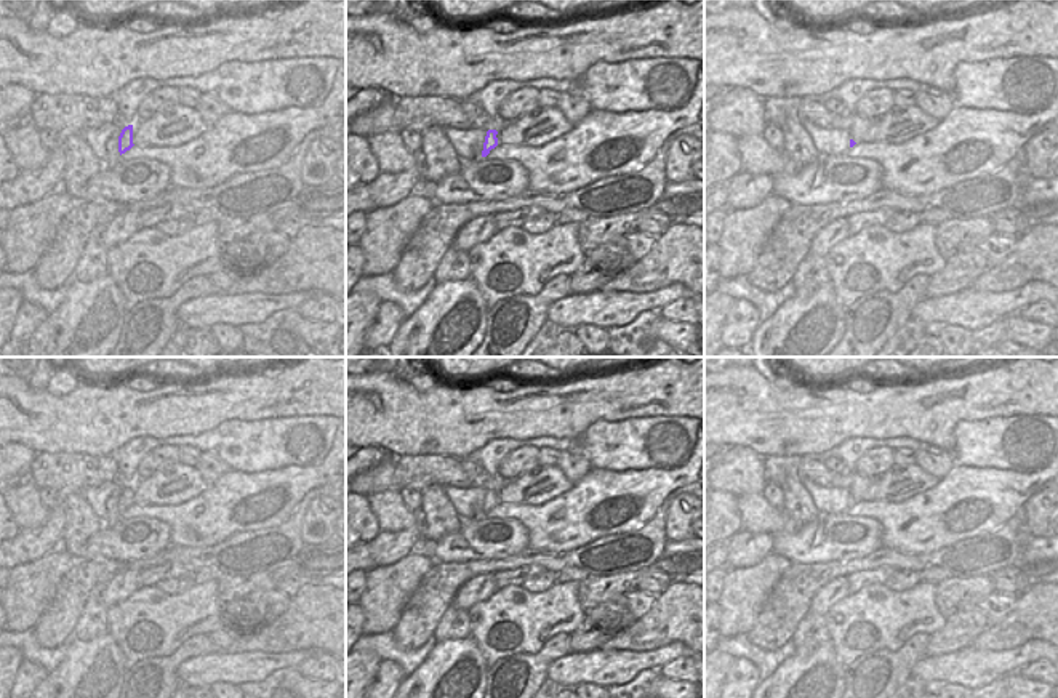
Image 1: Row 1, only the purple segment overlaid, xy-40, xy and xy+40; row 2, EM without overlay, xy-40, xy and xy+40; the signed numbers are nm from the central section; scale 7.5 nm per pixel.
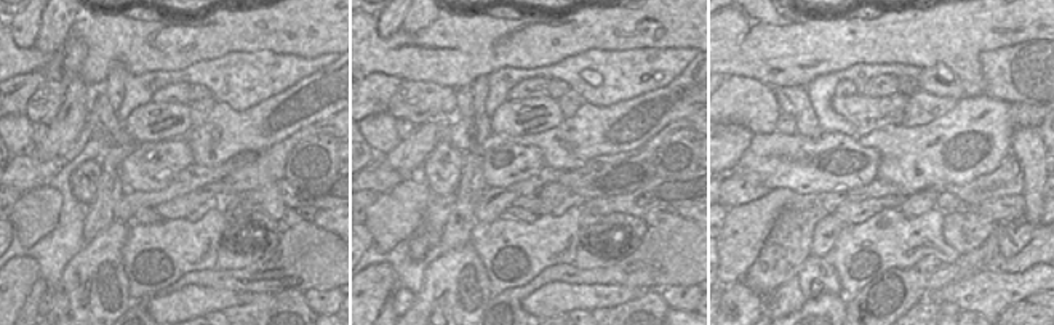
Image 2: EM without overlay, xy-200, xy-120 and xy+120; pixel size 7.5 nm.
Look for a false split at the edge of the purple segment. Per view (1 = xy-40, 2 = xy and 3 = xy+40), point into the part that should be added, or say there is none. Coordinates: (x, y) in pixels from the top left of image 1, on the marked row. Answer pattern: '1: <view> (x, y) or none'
1: xy-40 (114, 156)
2: none
3: none

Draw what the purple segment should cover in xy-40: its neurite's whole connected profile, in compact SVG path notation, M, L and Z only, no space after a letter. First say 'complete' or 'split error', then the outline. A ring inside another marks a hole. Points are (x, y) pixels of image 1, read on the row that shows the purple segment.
split error; M133 125L122 130L118 138L112 138L106 142L107 160L104 163L106 170L112 170L122 160L120 157L133 147Z

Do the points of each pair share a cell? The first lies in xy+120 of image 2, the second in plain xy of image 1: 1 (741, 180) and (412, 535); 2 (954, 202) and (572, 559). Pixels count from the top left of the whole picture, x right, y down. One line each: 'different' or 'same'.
1: same
2: different

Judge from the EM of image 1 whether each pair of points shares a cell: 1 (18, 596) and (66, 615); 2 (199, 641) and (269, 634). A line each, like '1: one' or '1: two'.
1: two
2: one

